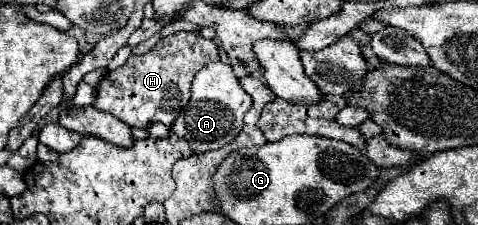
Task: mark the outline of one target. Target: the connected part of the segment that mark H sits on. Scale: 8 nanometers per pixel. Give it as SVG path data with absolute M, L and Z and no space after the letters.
M178 31L160 39L152 51L130 55L120 69L110 71L96 87L94 107L98 111L112 113L120 121L138 129L148 129L152 123L172 125L178 111L190 99L194 75L212 61L218 61L218 45L212 39L204 39L198 33Z

